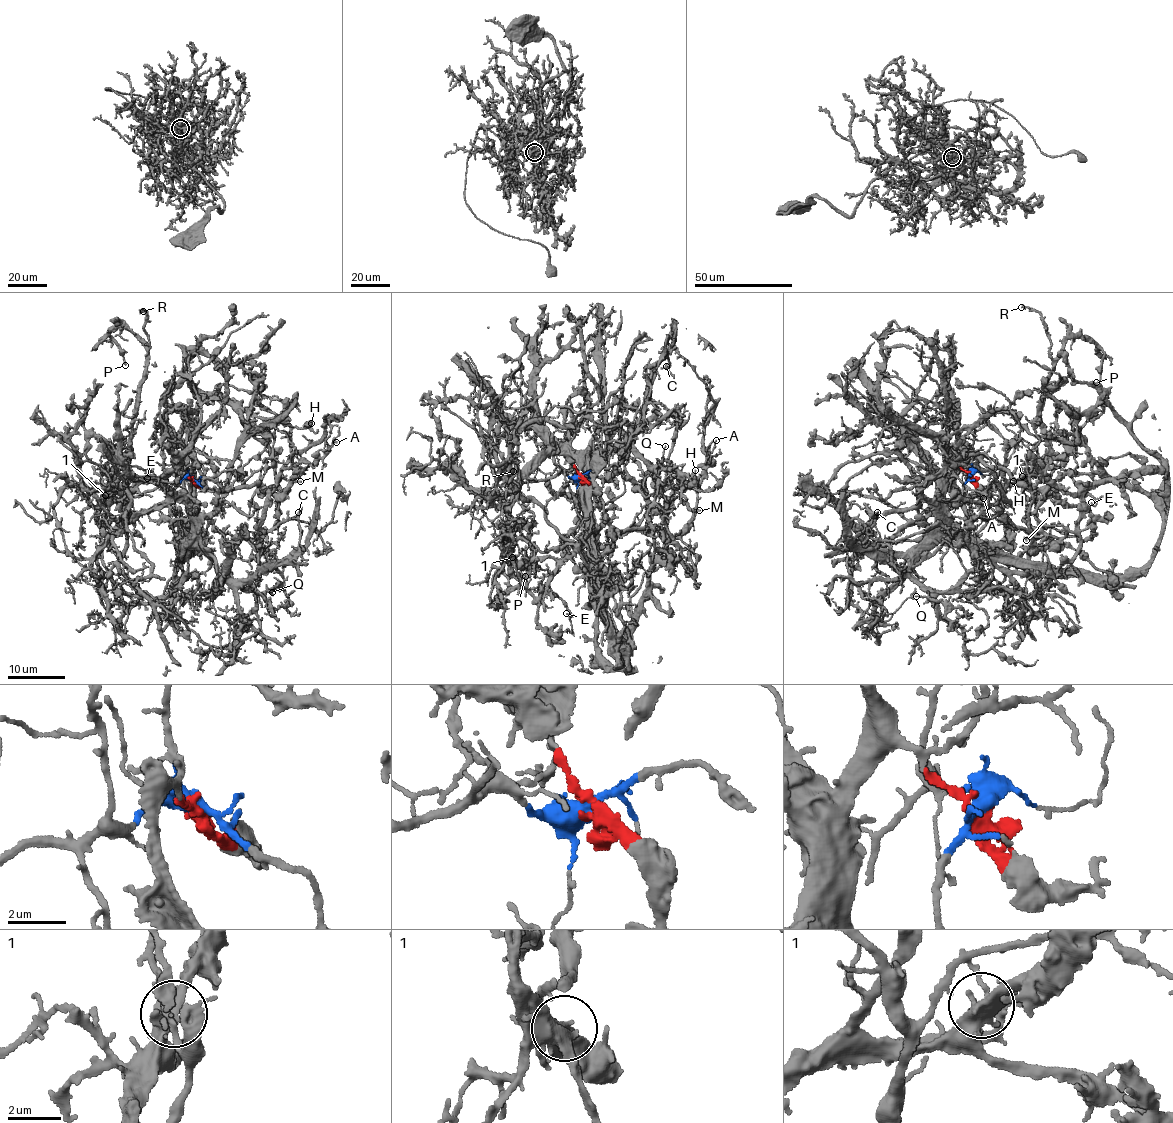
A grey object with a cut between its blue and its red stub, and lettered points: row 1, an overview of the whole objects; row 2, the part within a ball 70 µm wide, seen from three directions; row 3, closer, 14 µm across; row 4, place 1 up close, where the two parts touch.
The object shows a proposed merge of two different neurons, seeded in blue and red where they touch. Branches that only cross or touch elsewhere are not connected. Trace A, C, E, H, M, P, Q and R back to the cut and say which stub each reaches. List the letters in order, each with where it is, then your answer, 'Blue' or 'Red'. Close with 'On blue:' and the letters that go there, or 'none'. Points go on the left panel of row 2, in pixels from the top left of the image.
A: Place: (336, 442). Blue
C: Place: (298, 512). Red
E: Place: (147, 478). Blue
H: Place: (311, 423). Blue
M: Place: (300, 481). Blue
P: Place: (125, 365). Red
Q: Place: (272, 592). Red
R: Place: (143, 311). Red
On blue: A, E, H, M

